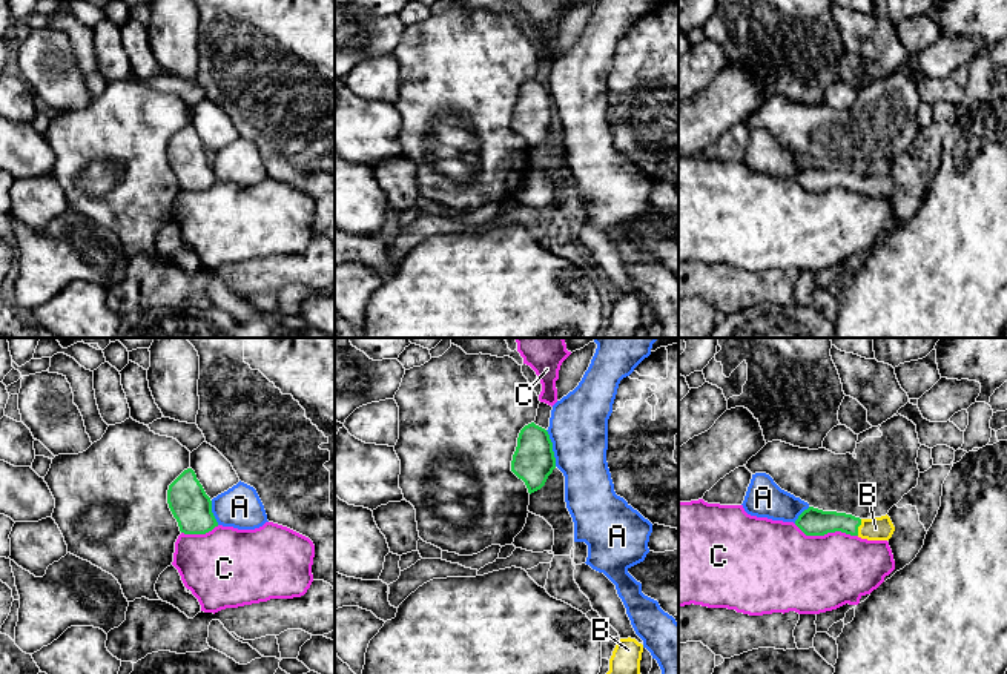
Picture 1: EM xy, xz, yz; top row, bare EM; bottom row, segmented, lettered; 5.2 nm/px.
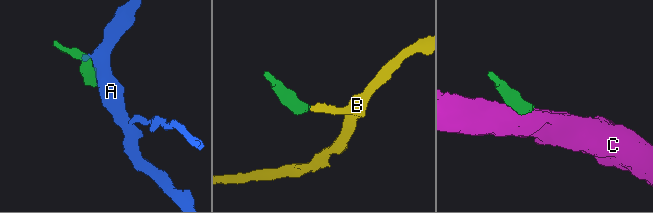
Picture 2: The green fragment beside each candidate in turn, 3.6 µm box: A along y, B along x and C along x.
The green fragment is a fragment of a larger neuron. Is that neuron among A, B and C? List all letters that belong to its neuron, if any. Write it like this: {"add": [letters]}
{"add": ["B"]}

